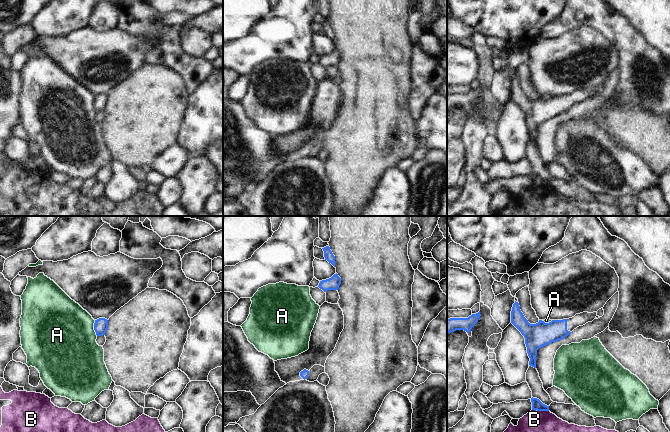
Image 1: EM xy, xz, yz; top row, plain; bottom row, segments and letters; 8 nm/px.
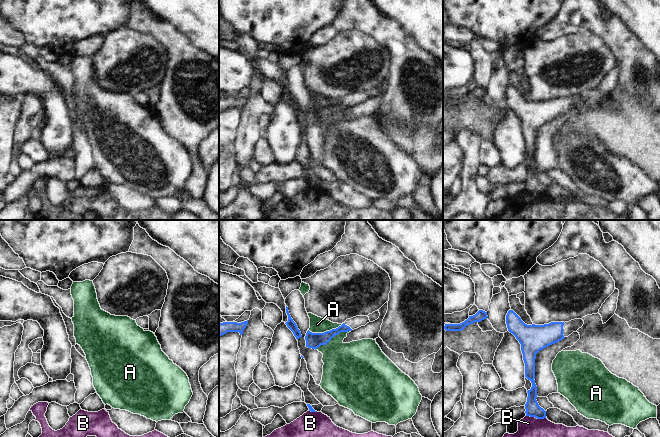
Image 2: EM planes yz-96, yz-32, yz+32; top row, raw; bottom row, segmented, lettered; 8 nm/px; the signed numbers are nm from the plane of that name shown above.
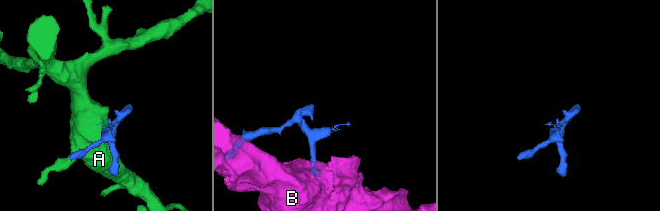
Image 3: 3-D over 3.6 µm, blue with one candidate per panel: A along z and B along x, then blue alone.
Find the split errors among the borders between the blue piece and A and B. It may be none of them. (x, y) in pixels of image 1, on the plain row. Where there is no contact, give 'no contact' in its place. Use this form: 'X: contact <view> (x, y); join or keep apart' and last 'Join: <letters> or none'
A: contact xy (94, 104); keep apart
B: contact yz (540, 186); keep apart
Join: none

